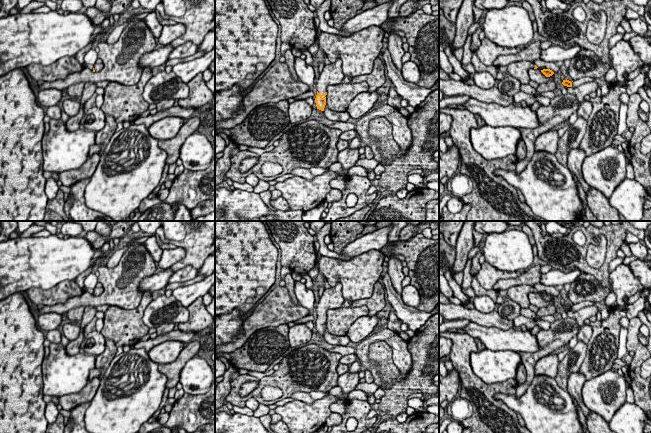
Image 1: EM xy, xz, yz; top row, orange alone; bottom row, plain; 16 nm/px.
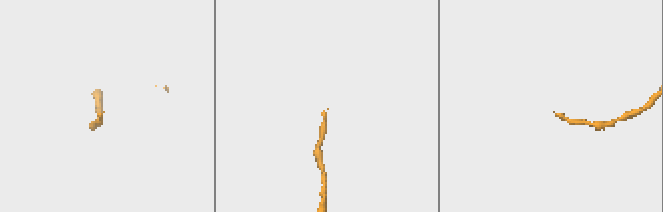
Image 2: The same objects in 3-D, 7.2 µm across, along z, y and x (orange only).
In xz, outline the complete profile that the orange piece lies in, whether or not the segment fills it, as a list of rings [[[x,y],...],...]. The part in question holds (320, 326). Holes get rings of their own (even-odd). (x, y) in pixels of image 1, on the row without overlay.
[[[338,282],[334,287],[324,290],[318,305],[315,307],[315,311],[317,312],[317,319],[315,322],[317,333],[324,335],[327,319],[326,312],[330,309],[342,307],[344,301],[341,283]]]

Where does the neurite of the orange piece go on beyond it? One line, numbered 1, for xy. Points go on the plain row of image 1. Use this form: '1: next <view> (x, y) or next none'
1: next xy (97, 291)

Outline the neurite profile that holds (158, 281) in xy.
[[[171,268],[165,269],[162,272],[155,273],[152,276],[145,277],[139,284],[139,290],[143,293],[145,291],[154,292],[164,289],[169,284],[169,279],[174,271]]]

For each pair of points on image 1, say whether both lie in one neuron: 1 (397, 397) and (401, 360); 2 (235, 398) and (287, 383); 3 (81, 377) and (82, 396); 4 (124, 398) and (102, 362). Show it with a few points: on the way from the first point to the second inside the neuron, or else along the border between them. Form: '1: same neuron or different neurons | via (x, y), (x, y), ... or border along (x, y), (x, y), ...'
1: different neurons | border along (391, 352), (400, 381)
2: same neuron | via (248, 396), (253, 394), (266, 381), (274, 381)
3: different neurons | border along (88, 381), (79, 391), (60, 396)
4: different neurons | border along (115, 355), (100, 380)

